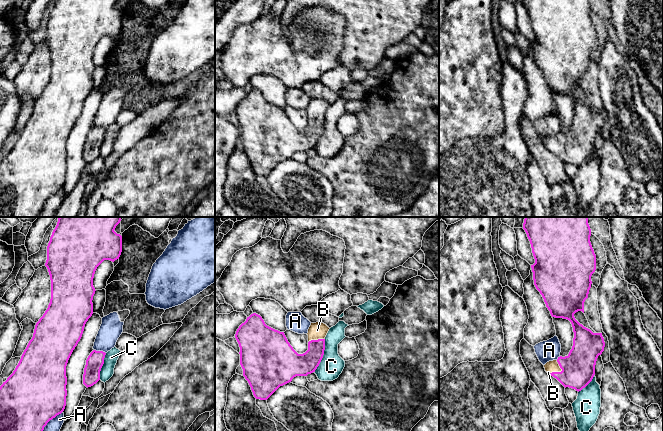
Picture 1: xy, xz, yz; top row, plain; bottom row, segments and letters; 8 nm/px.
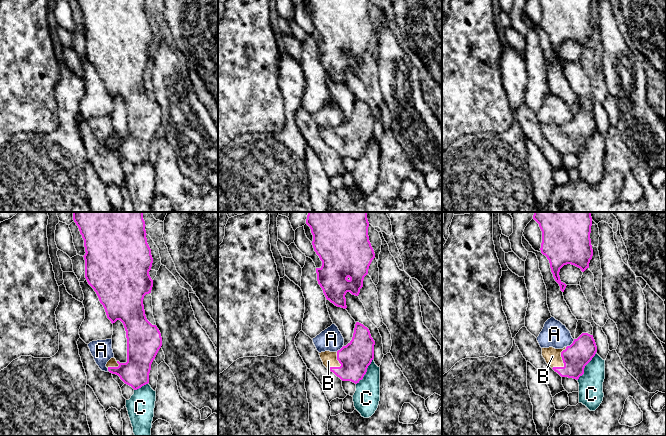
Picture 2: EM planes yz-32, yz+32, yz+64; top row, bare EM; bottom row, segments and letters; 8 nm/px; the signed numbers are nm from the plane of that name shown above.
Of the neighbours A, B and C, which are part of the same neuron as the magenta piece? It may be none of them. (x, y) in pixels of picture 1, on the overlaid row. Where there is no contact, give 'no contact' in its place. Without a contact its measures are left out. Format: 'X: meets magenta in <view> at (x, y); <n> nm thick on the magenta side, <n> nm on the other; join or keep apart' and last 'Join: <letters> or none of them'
A: meets magenta in xy at (51, 419); 500 nm thick on the magenta side, 100 nm on the other; keep apart
B: meets magenta in yz at (561, 371); 280 nm thick on the magenta side, 100 nm on the other; join
C: meets magenta in xz at (322, 356); 200 nm thick on the magenta side, 190 nm on the other; keep apart
Join: B

